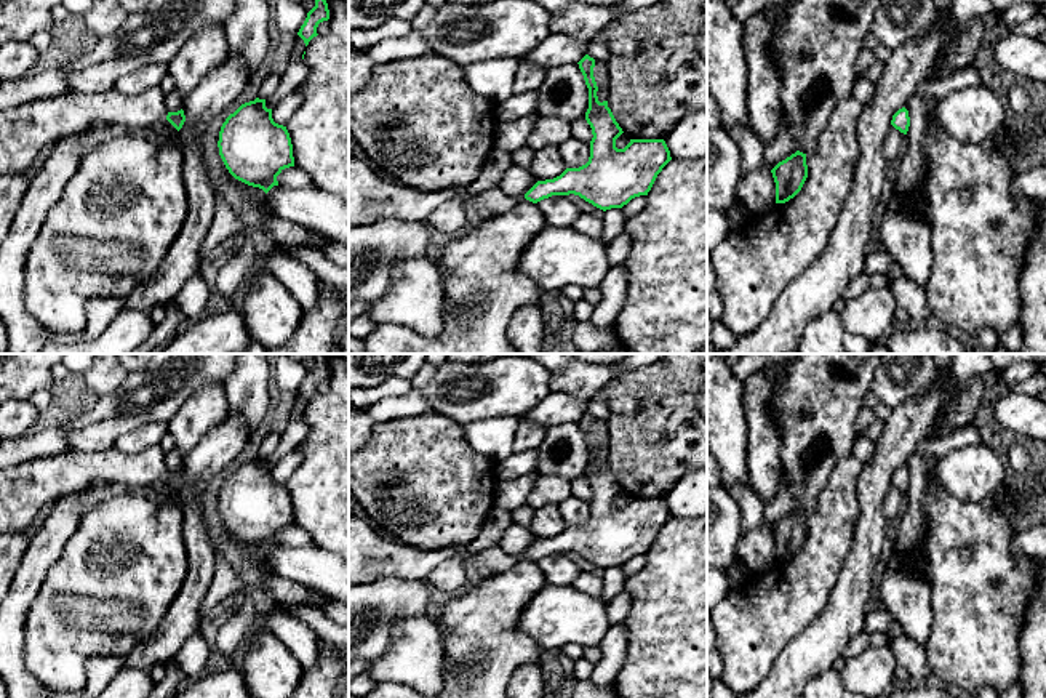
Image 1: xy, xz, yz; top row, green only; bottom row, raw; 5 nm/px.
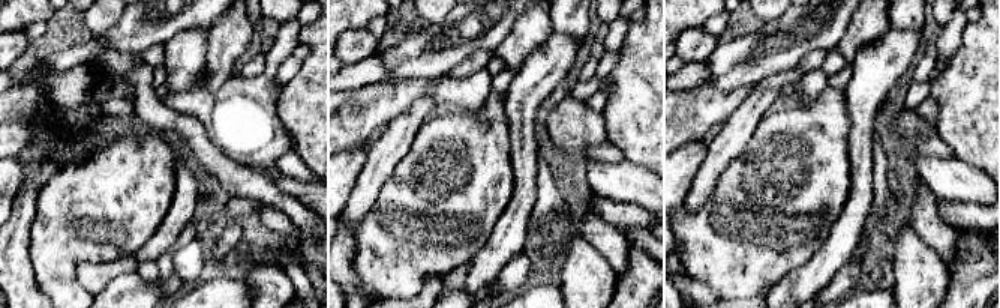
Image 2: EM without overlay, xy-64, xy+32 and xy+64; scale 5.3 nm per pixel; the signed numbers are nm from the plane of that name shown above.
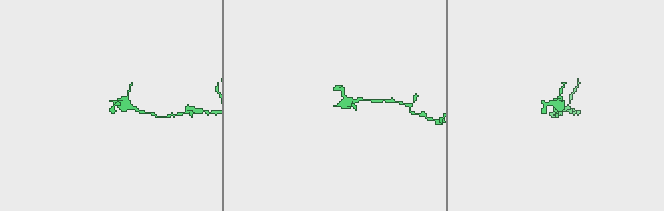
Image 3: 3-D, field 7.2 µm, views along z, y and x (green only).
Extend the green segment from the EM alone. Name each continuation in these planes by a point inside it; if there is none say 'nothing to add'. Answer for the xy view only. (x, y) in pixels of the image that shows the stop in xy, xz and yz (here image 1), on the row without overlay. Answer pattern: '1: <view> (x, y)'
1: xy (26, 489)

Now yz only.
nothing to add

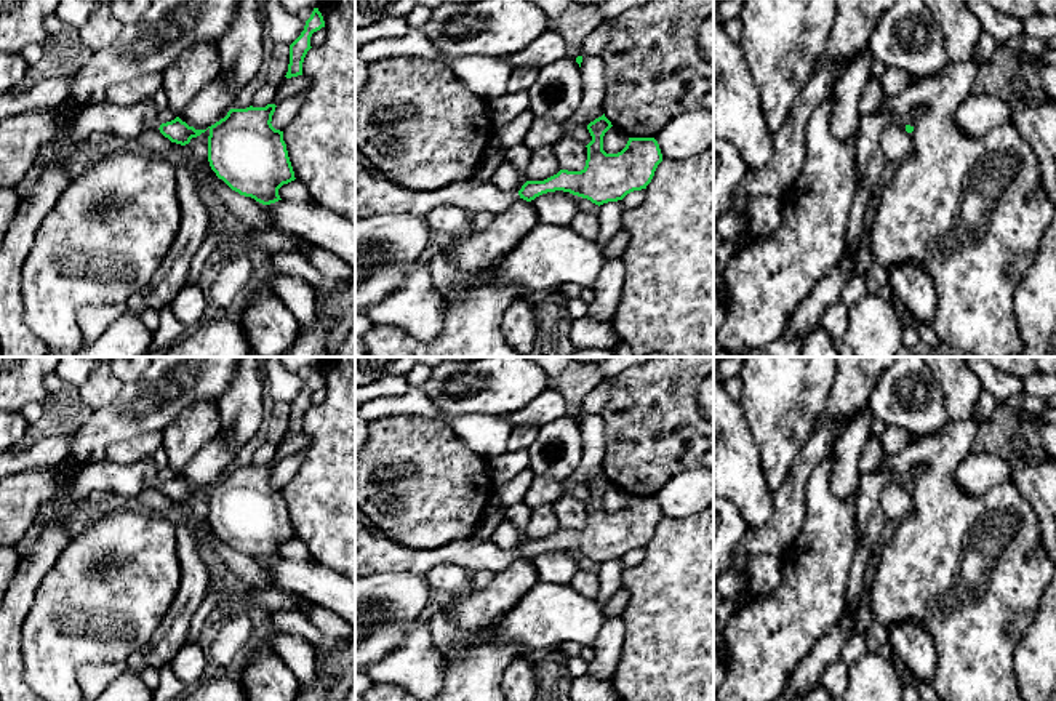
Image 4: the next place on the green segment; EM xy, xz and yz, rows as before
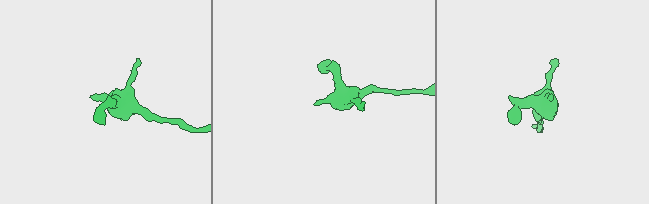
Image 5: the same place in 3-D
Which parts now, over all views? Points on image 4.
1: xz (373, 552)

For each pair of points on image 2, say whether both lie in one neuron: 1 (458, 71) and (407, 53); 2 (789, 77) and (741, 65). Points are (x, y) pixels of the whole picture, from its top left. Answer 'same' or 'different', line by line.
1: different
2: different

